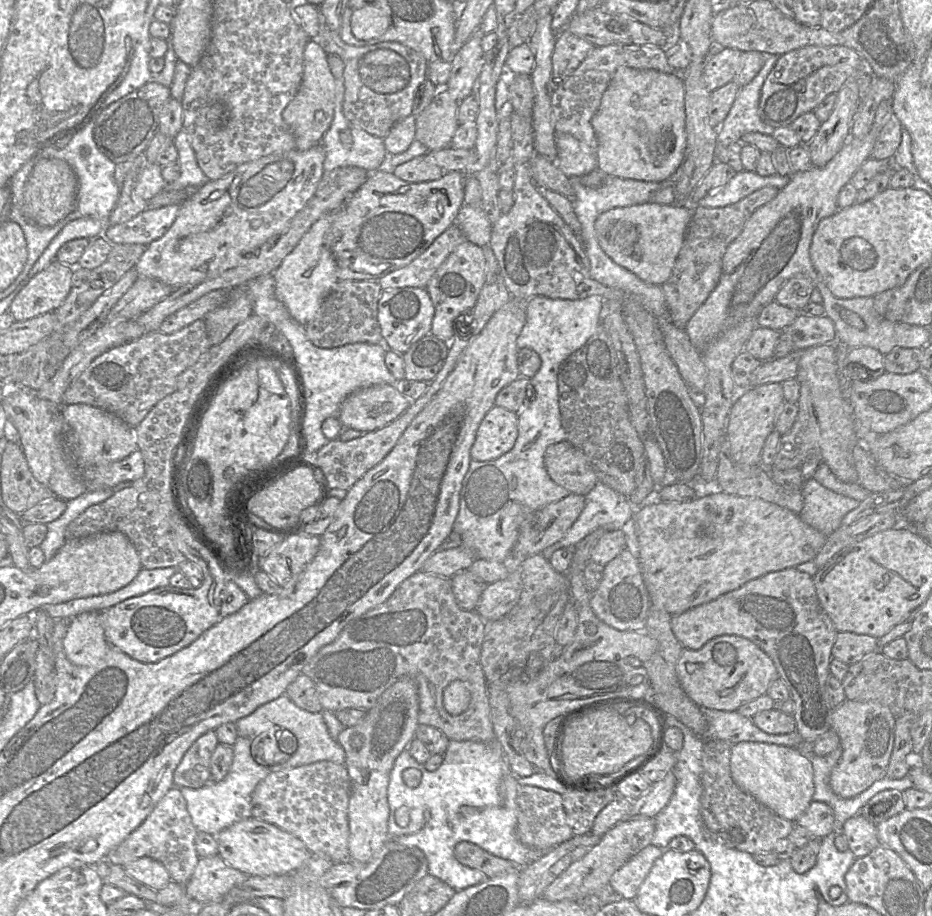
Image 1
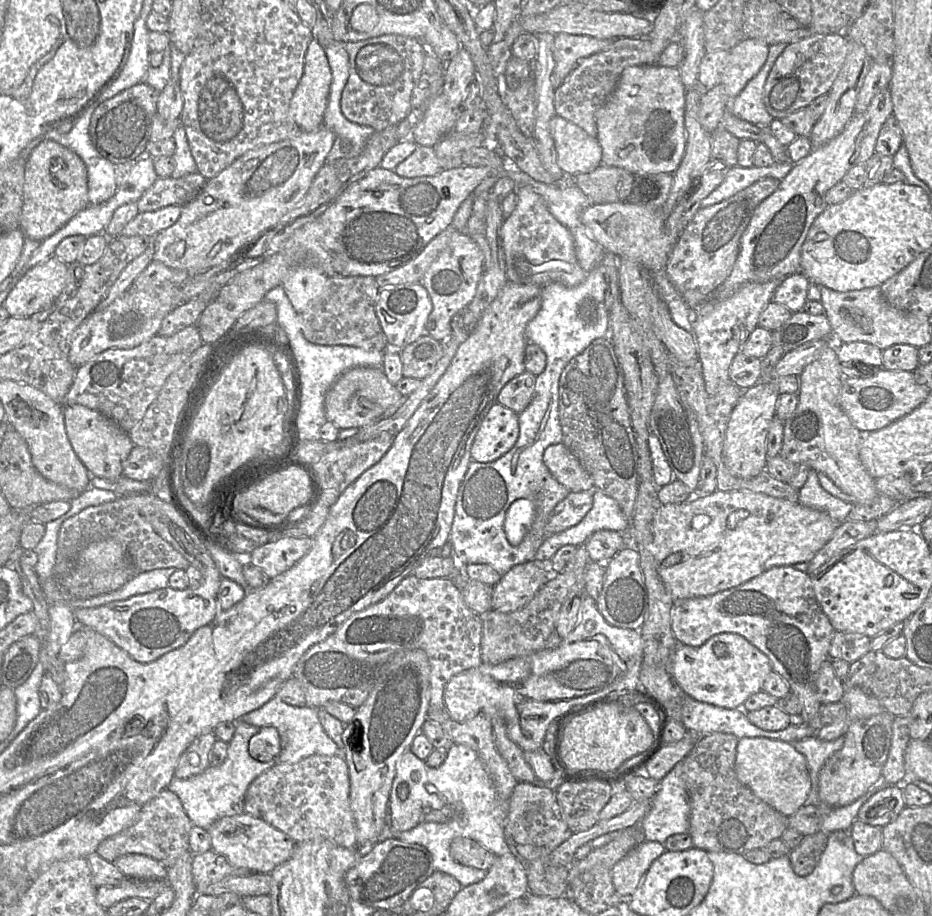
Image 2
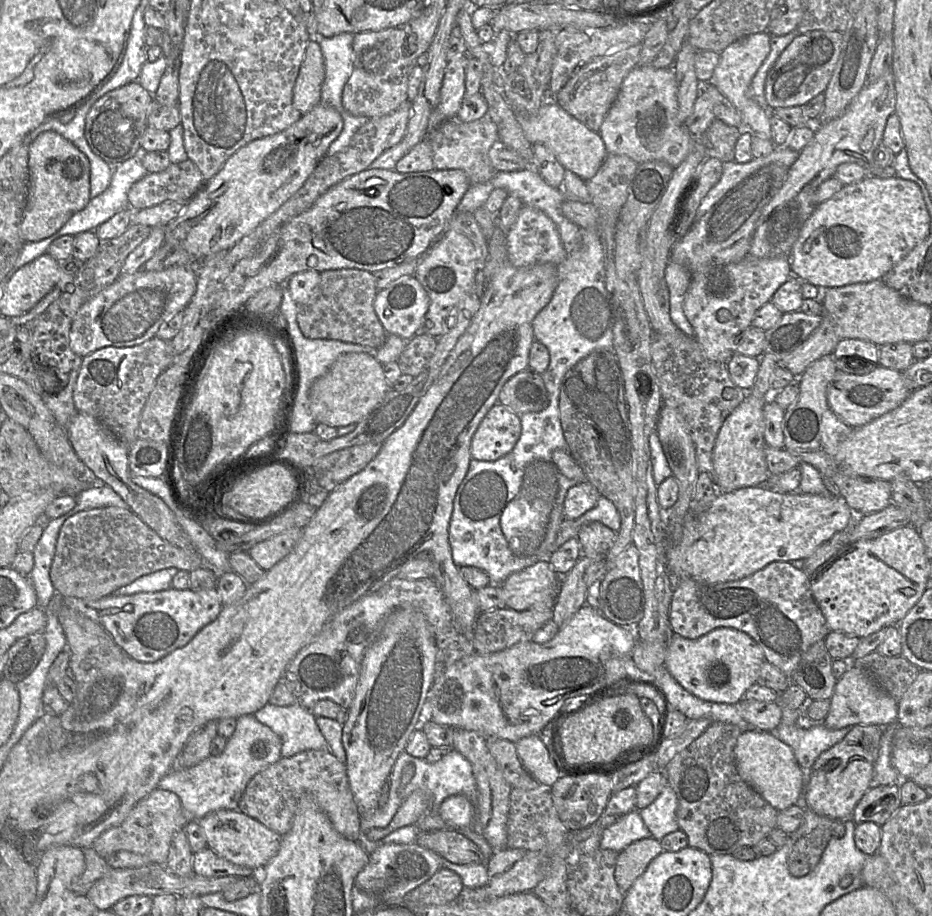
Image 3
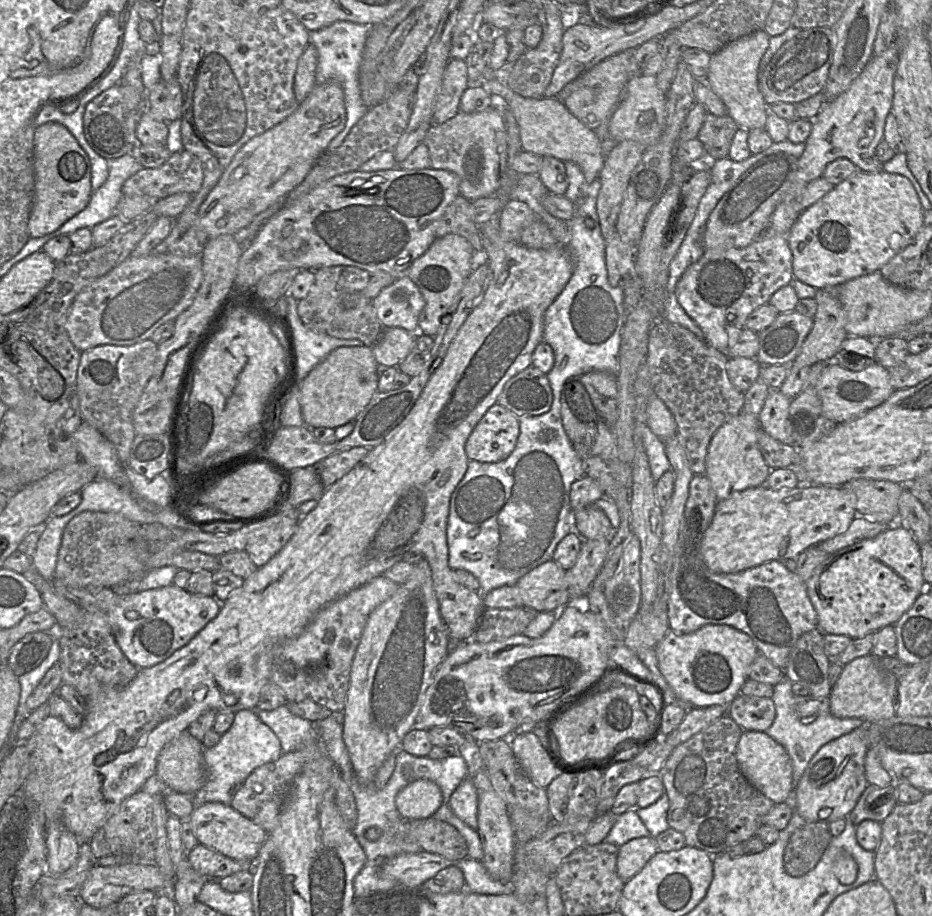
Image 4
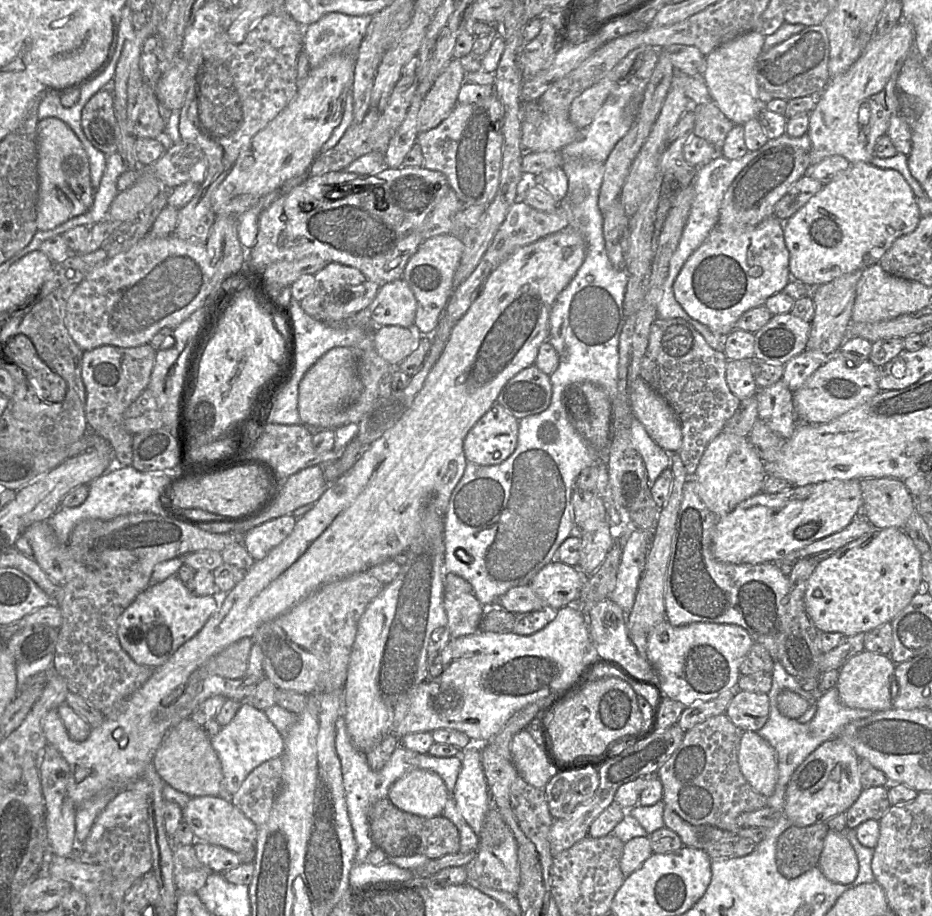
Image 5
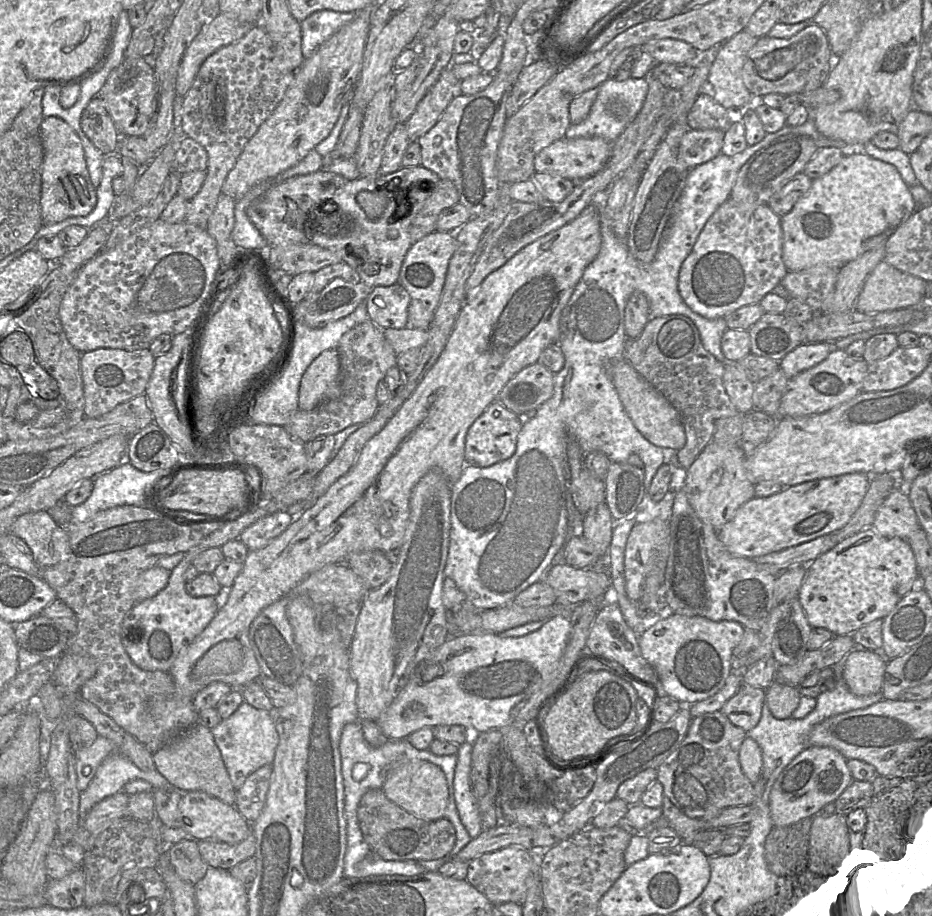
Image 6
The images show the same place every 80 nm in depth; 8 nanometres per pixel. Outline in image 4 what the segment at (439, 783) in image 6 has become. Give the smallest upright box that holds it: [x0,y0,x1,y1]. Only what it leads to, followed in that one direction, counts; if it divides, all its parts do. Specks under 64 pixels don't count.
[395,779,442,820]

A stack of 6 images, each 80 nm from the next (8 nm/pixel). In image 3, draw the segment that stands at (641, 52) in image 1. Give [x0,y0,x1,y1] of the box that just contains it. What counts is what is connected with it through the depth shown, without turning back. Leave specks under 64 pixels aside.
[555,44,642,132]

